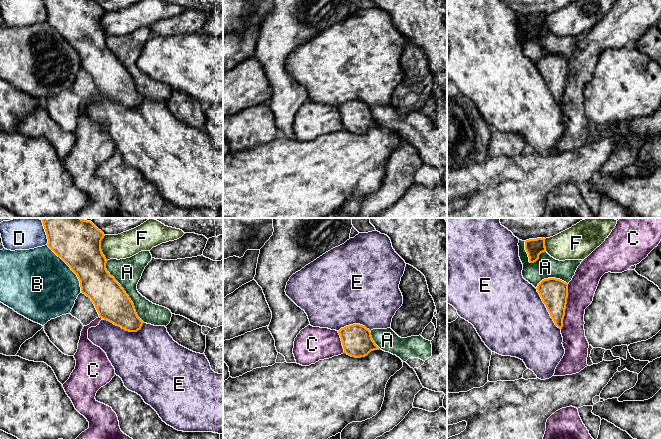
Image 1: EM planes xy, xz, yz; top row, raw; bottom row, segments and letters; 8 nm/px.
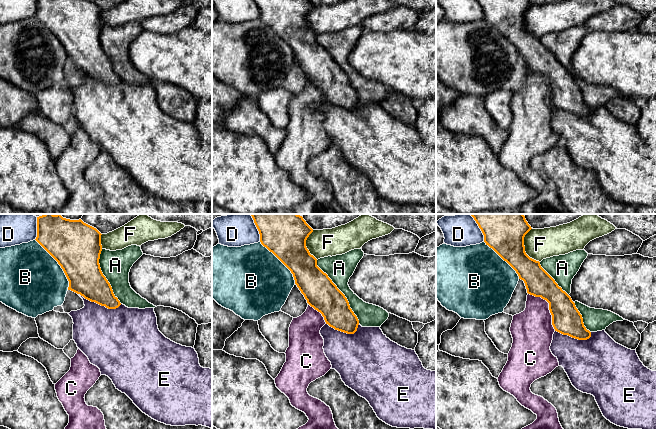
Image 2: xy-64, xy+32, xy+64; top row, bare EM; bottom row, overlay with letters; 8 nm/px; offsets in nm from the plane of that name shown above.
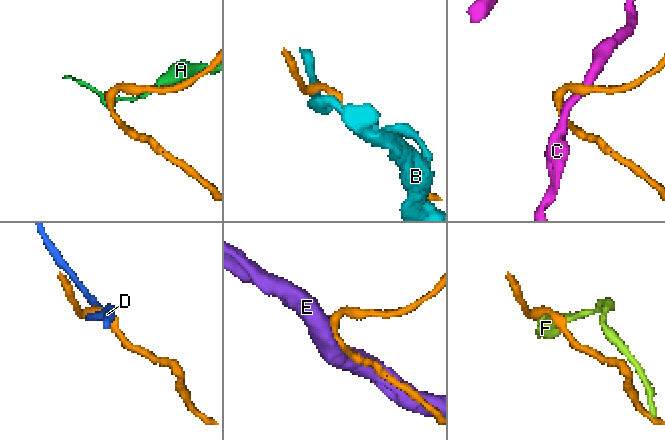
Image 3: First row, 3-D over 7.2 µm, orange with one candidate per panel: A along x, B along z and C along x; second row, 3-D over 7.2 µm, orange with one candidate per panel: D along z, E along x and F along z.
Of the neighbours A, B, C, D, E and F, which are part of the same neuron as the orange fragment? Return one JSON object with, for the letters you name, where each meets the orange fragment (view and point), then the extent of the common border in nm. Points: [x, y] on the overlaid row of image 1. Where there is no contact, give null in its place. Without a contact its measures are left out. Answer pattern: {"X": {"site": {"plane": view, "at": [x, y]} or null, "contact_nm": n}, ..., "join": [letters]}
{"E": {"site": {"plane": "xy", "at": [124, 329]}, "contact_nm": 340}, "join": ["E"]}

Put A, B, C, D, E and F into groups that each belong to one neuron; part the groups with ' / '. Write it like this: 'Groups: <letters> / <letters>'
Groups: A / B / C / D / E / F

